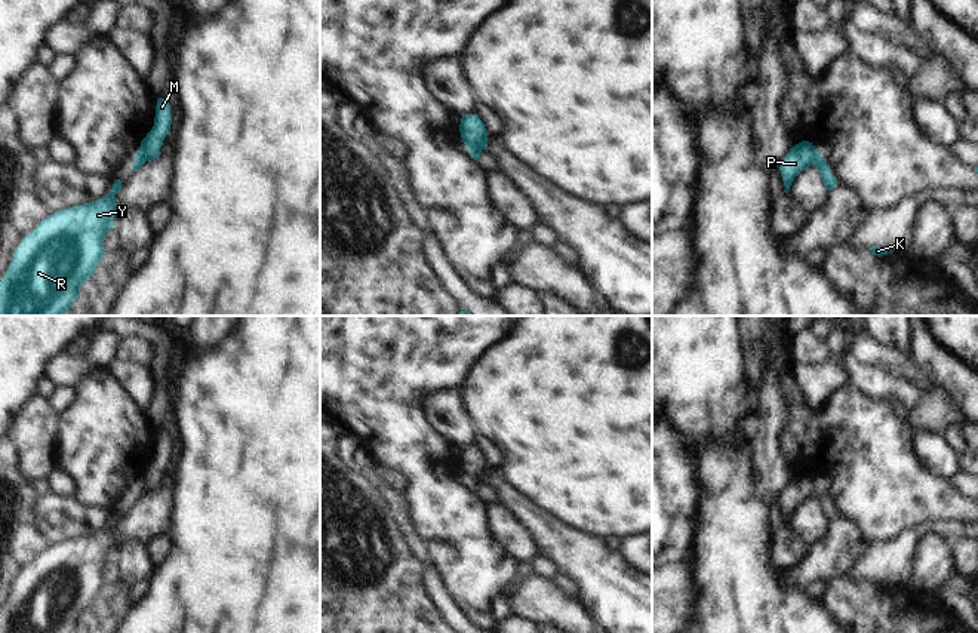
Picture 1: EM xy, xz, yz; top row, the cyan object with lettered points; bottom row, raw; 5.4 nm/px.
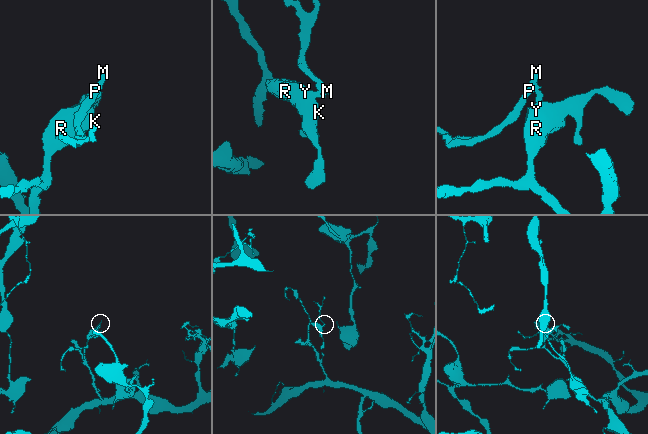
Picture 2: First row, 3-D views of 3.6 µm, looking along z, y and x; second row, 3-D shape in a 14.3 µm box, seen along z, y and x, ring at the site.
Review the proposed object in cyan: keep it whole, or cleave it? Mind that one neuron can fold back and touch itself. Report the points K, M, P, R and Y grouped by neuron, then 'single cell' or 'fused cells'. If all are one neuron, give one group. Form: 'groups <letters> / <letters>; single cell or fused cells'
groups K R Y / M P; fused cells

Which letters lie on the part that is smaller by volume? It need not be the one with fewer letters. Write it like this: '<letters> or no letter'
M, P.

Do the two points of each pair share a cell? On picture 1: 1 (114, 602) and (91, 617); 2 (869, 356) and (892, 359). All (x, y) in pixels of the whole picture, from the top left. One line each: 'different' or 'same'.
1: same
2: same

